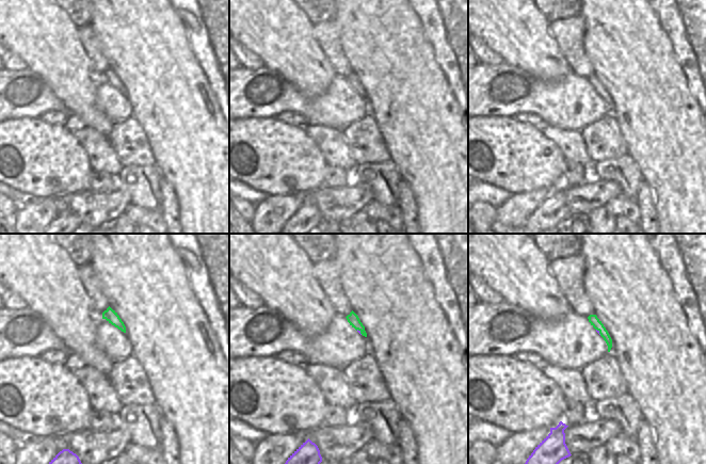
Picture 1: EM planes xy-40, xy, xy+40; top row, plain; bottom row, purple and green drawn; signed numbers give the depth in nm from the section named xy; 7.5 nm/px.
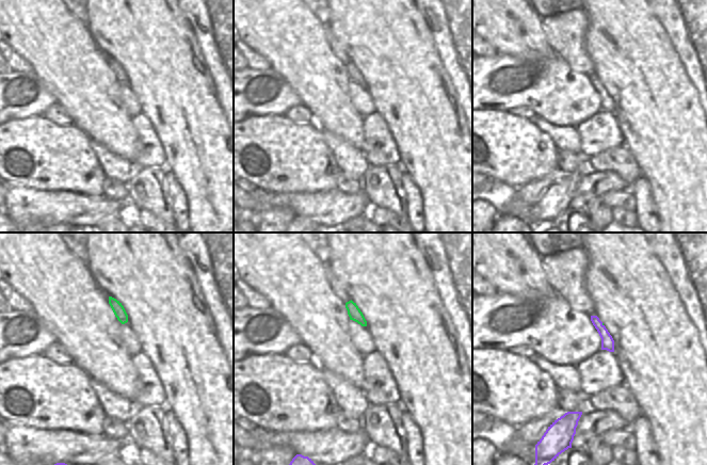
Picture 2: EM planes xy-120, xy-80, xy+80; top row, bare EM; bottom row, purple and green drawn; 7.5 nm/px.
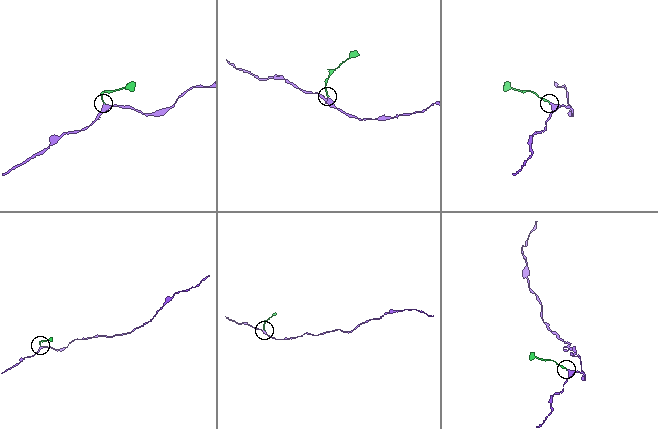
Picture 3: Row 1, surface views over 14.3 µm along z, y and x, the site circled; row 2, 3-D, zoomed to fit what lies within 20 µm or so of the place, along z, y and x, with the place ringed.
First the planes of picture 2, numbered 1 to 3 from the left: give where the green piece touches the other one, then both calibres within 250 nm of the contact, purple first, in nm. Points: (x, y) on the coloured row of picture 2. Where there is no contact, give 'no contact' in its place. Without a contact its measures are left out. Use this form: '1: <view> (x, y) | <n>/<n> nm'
1: no contact
2: no contact
3: xy+80 (601, 324) | 100/20 nm

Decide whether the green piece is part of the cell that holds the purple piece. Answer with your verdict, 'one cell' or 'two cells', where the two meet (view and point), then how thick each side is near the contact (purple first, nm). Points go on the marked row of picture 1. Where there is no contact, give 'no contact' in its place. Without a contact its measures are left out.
one cell; meets purple in xy at (359, 332); 20 nm thick on the purple side, 90 nm on the other

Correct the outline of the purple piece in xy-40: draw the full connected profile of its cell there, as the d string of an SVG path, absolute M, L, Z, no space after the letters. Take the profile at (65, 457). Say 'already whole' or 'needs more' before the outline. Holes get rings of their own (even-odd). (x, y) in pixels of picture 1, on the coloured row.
already whole; M69 449L60 451L49 464L82 464L79 457Z

